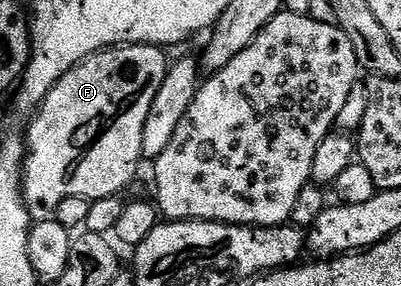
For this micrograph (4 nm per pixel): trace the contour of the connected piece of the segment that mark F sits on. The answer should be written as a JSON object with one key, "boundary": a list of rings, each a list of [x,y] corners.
{"boundary":[[[109,46],[70,68],[70,72],[50,88],[46,100],[31,115],[26,137],[22,195],[33,223],[51,219],[58,204],[70,200],[70,196],[89,200],[111,198],[135,180],[144,158],[142,127],[146,125],[154,96],[158,96],[158,88],[162,88],[168,75],[170,58],[164,54],[167,53],[158,46]]]}

